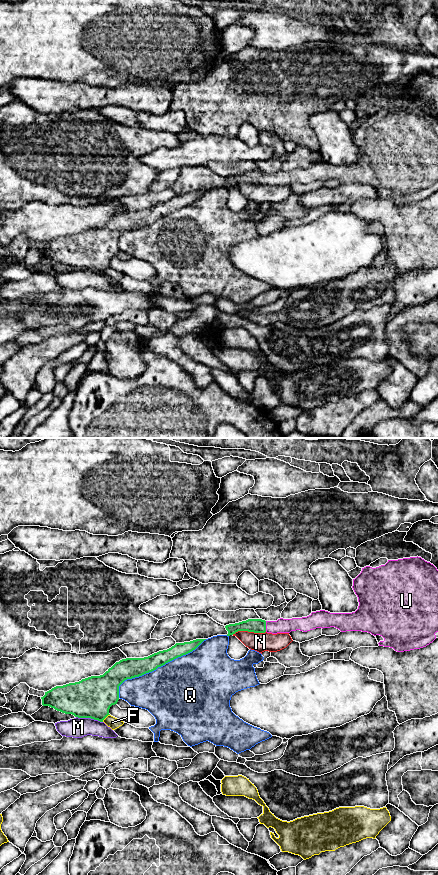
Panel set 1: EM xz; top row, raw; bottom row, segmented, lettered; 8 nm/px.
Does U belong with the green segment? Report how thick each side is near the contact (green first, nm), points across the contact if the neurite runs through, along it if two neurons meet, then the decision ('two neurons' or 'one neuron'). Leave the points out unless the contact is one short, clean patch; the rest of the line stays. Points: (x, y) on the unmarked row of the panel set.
110 nm thick on the green side, 110 nm on the other; one neuron

